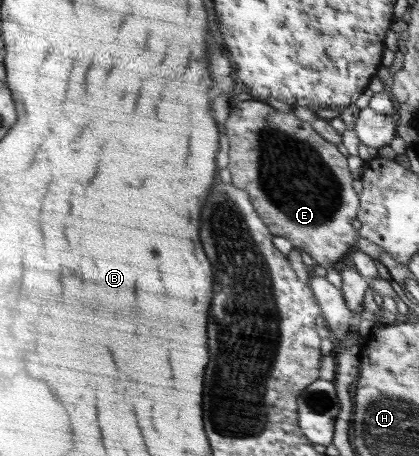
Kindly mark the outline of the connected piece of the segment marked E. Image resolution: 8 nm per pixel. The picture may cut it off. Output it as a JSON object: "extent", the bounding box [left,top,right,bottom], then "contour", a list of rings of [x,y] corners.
{"extent":[226,100,359,266],"contour":[[[258,100],[242,101],[232,104],[230,117],[226,119],[226,135],[230,141],[230,165],[232,183],[238,189],[248,189],[250,201],[256,213],[262,217],[266,227],[274,236],[288,238],[298,250],[303,249],[324,266],[338,261],[345,253],[354,250],[359,235],[352,225],[357,217],[359,194],[352,188],[352,175],[347,158],[340,153],[336,144],[326,141],[312,129],[311,123],[302,121],[293,112],[276,110],[270,104]]]}

